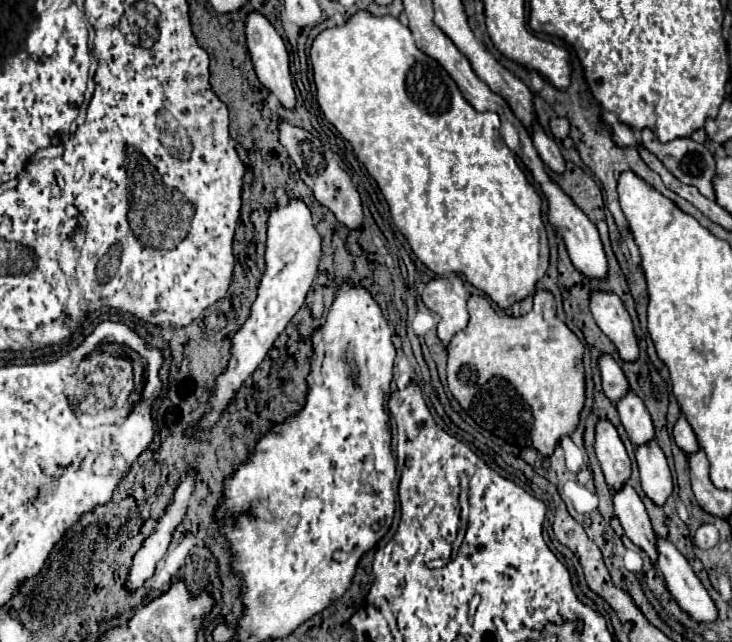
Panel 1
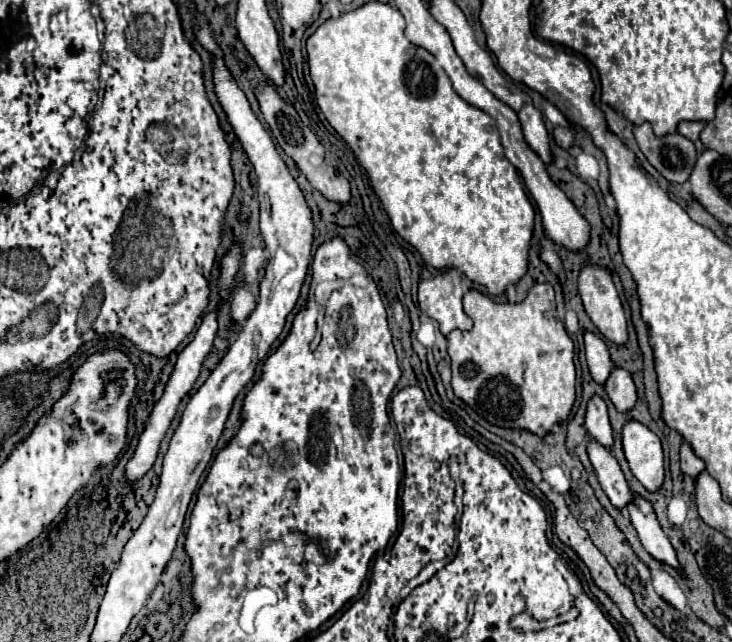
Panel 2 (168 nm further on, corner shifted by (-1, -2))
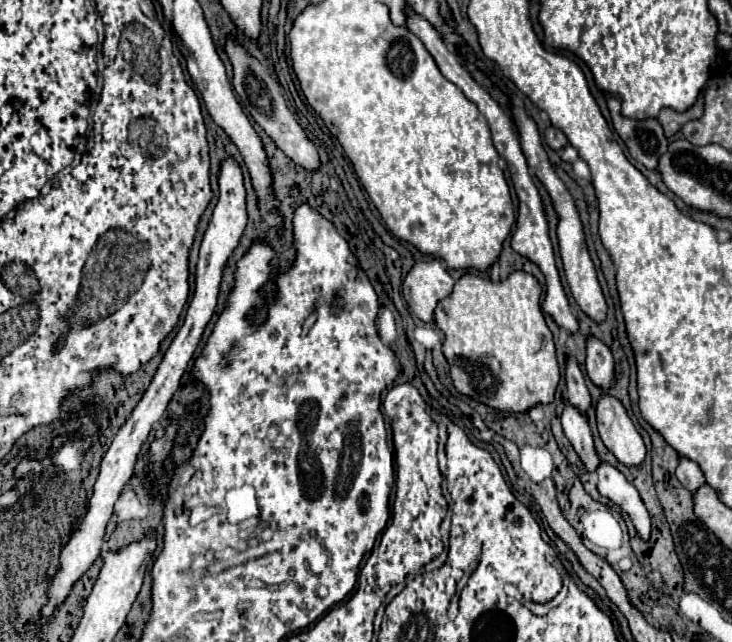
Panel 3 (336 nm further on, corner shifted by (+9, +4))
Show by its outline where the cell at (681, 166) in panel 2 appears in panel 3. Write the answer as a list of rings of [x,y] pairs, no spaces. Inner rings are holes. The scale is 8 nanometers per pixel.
[[[606,93],[606,103],[610,109],[612,125],[632,159],[642,163],[646,169],[658,167],[658,157],[666,153],[668,141],[664,137],[662,125],[656,119],[630,119],[620,113],[620,97]]]

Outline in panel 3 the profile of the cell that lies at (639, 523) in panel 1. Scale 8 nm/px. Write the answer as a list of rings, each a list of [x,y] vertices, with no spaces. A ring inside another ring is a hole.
[[[566,403],[560,419],[562,419],[564,435],[568,437],[568,441],[580,455],[580,459],[584,461],[586,469],[590,473],[594,473],[596,467],[600,465],[600,457],[594,451],[594,441],[592,441],[592,433],[590,433],[588,421],[586,421],[586,415],[582,415],[574,405]]]

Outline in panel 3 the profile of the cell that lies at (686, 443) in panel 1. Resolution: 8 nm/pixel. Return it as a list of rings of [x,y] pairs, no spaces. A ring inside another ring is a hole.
[[[680,459],[680,465],[676,469],[676,477],[678,481],[688,487],[692,493],[696,493],[702,485],[706,485],[706,479],[704,479],[704,473],[700,471],[700,467],[690,461],[690,459]]]

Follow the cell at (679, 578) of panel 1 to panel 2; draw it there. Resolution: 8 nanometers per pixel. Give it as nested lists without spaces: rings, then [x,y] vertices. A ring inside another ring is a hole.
[[[636,495],[636,501],[632,505],[628,505],[630,511],[630,519],[634,529],[638,531],[638,537],[644,545],[644,549],[660,563],[674,567],[676,571],[680,571],[680,561],[676,557],[676,551],[670,543],[670,539],[664,535],[664,531],[660,529],[660,523],[654,515],[652,505],[642,499],[640,495]]]

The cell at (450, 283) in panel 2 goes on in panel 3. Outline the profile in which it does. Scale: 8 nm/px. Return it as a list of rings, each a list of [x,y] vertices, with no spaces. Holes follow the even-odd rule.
[[[432,259],[420,261],[408,271],[402,283],[402,294],[420,321],[432,323],[436,303],[448,297],[452,287],[454,279],[438,259]]]

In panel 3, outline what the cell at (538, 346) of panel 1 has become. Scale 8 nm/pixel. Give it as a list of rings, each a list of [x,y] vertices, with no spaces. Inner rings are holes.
[[[514,271],[498,283],[474,273],[464,273],[456,281],[454,291],[436,305],[434,321],[446,335],[442,351],[450,363],[454,387],[460,393],[488,407],[512,413],[524,413],[538,403],[550,403],[554,399],[556,385],[560,381],[560,367],[556,361],[552,333],[540,309],[540,295],[540,283],[526,271]]]

